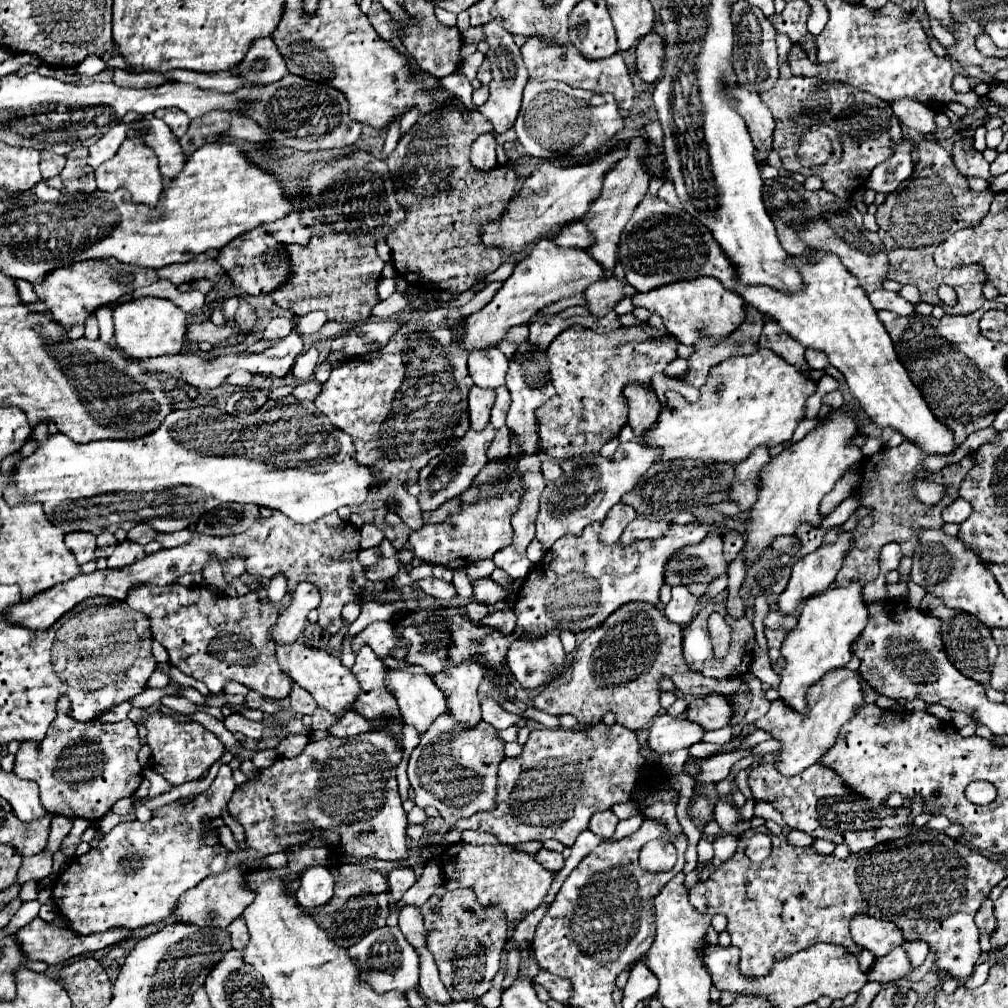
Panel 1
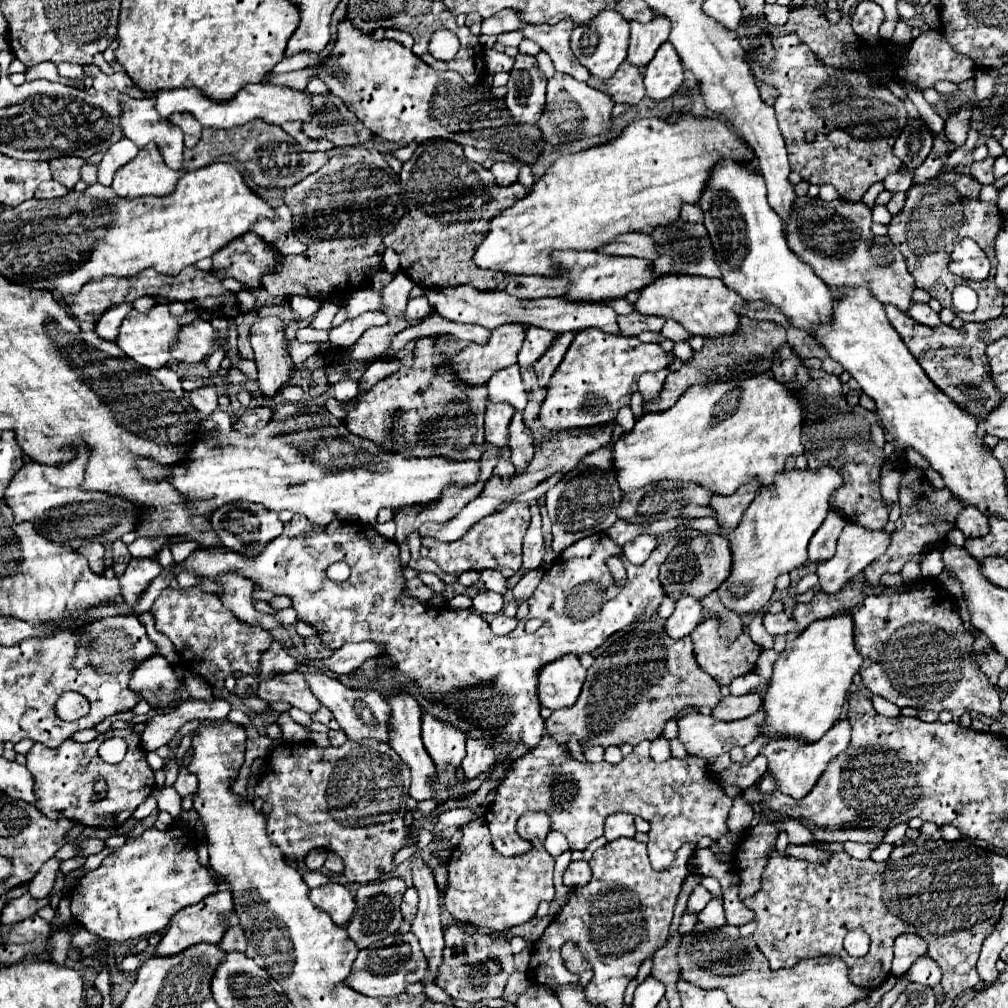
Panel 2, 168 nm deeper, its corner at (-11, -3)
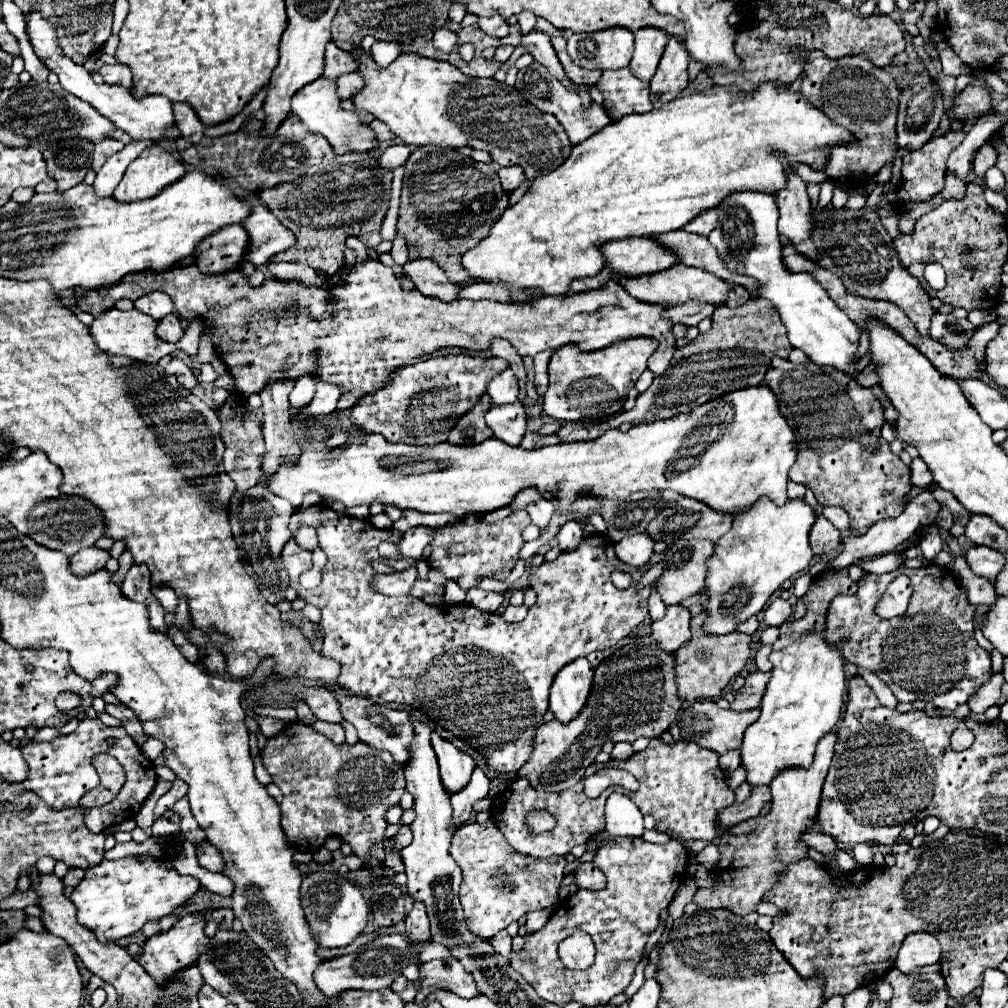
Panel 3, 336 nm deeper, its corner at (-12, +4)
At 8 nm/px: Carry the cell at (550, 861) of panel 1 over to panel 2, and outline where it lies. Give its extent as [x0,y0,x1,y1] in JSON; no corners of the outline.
[564,861,590,887]

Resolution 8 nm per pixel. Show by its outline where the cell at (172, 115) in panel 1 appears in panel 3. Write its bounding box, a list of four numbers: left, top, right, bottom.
[173,104,203,142]

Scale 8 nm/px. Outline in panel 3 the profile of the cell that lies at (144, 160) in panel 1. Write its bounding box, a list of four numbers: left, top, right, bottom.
[115,144,185,202]

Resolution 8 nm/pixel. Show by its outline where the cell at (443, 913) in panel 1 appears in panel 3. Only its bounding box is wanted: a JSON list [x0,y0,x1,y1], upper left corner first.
[419,958,477,998]

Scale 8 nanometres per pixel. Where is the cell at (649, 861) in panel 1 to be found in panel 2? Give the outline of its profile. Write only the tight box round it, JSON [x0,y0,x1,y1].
[486,735,732,871]

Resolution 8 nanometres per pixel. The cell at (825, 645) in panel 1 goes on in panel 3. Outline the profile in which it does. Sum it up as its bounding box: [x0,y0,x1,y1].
[741,632,845,786]

